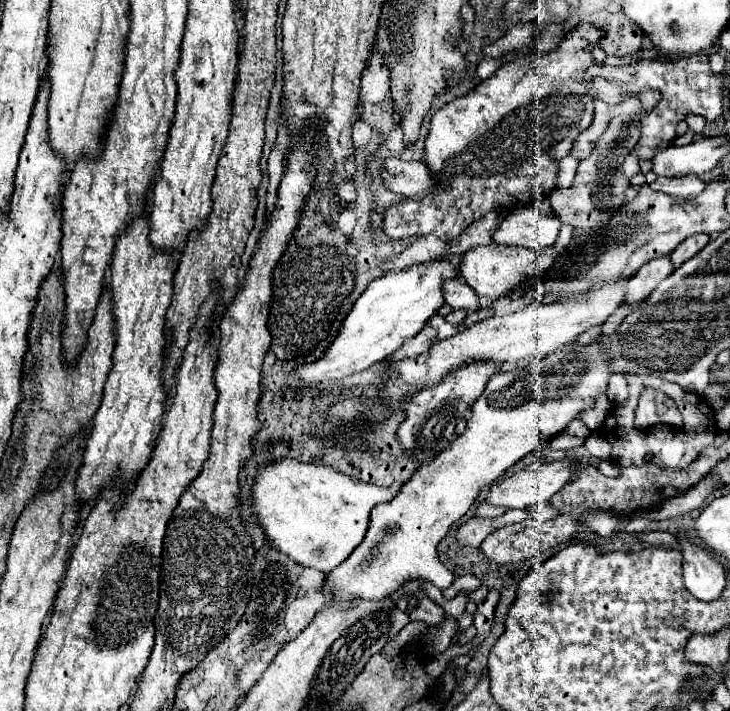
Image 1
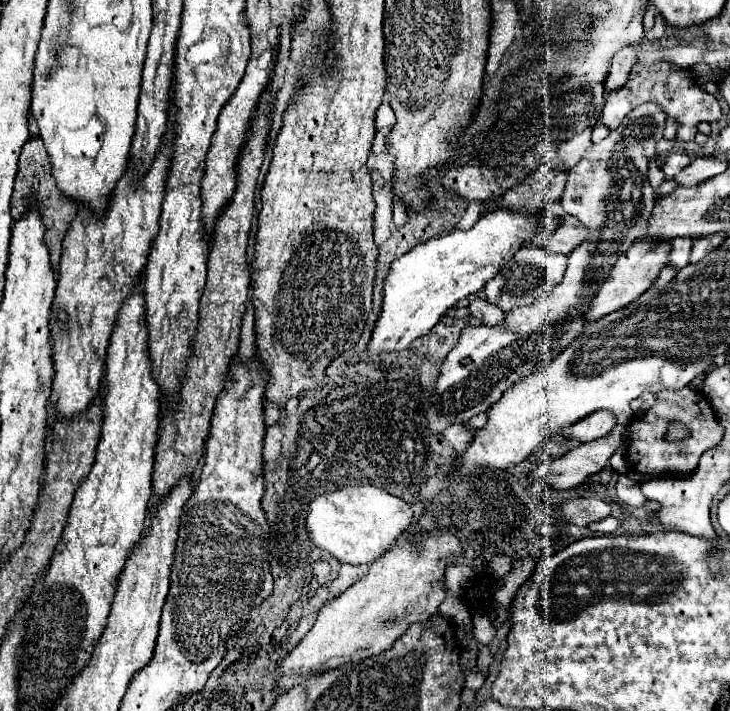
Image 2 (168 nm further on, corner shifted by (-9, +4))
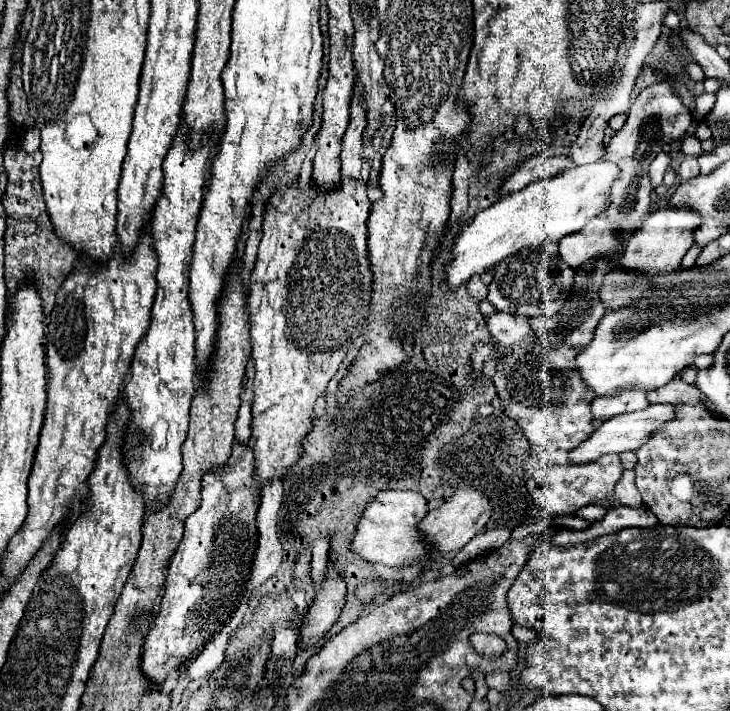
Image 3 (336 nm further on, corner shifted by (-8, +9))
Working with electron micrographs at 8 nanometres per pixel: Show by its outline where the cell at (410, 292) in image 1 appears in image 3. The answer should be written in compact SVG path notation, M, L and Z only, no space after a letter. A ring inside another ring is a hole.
M593 162L587 166L569 168L549 180L537 180L477 212L471 222L461 224L461 232L453 238L451 260L445 264L447 288L455 292L473 276L495 268L503 258L525 246L537 248L543 242L559 242L563 236L583 230L587 220L597 216L607 206L611 182L617 178L619 168L615 164Z

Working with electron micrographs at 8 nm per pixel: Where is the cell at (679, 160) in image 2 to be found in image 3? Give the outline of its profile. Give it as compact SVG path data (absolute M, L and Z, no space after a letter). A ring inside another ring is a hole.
M661 152L661 154L657 154L657 158L655 158L655 160L651 162L651 166L649 166L649 178L651 178L651 184L653 184L653 188L661 184L663 176L665 176L665 170L667 170L671 164L673 164L673 158L671 158L671 154L667 154L667 152Z

